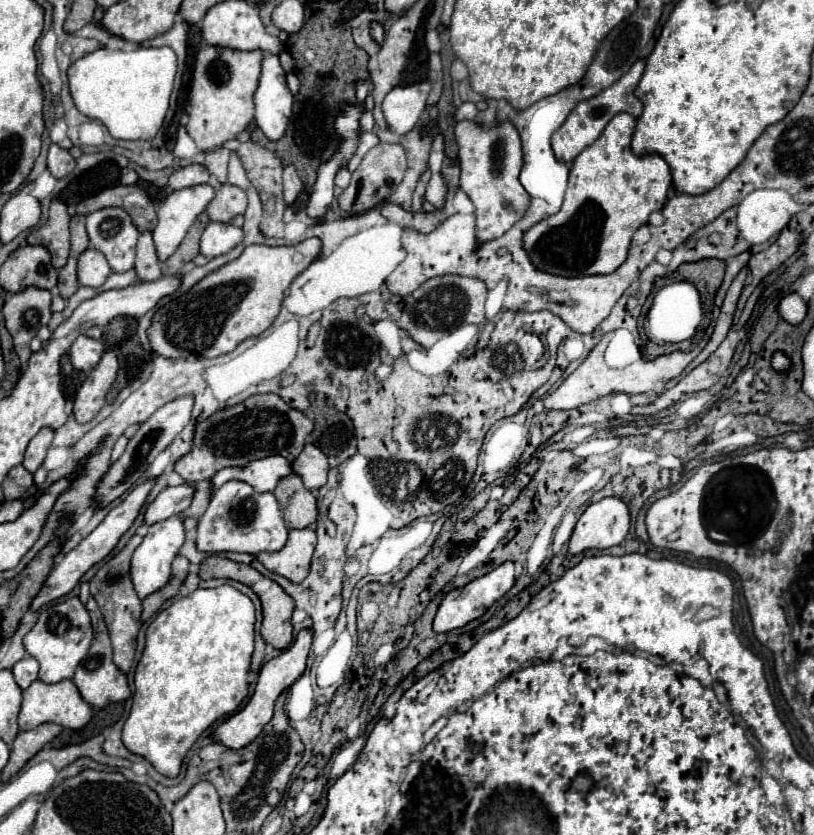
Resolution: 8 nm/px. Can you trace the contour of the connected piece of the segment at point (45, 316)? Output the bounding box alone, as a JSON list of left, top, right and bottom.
[3,287,51,369]

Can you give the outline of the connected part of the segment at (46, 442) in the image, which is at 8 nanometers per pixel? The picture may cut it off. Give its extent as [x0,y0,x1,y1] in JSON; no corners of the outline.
[23,427,55,473]

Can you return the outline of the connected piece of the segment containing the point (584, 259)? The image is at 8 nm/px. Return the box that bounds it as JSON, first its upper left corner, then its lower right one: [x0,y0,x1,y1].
[523,113,673,277]

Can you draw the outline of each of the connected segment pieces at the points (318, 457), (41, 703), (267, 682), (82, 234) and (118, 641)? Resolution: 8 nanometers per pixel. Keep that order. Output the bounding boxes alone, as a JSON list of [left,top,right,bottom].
[[293,443,327,491],[19,679,91,729],[211,629,311,749],[71,215,89,255],[89,535,141,673]]

